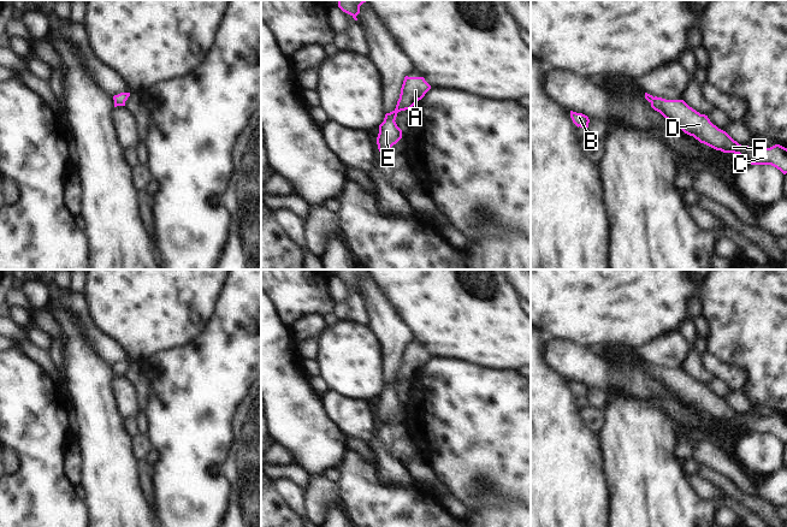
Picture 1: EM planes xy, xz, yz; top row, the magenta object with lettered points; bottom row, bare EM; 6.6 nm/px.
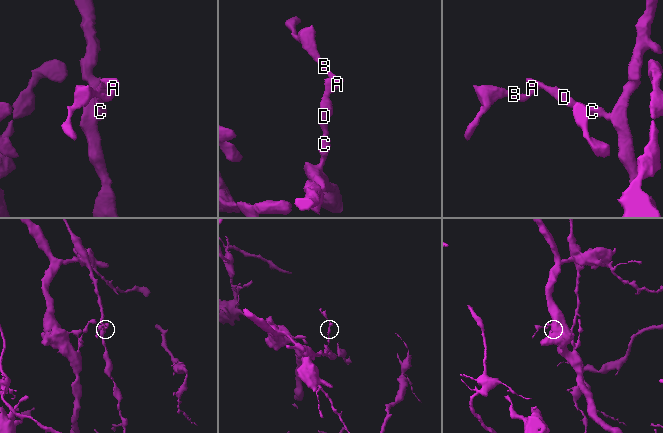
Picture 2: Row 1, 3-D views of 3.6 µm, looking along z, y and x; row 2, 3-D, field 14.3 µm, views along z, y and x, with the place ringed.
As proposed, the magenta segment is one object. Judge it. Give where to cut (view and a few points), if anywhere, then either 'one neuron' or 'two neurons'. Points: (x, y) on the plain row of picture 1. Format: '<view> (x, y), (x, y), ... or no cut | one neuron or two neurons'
no cut | one neuron

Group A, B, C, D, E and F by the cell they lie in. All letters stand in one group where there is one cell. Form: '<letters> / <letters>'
A B C D E F

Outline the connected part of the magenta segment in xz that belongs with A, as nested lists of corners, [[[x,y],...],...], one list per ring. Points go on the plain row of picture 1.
[[[404,347],[396,378],[386,383],[384,391],[379,395],[377,414],[380,424],[389,424],[391,416],[402,408],[402,399],[395,391],[397,383],[410,379],[430,359],[431,355],[424,347]]]

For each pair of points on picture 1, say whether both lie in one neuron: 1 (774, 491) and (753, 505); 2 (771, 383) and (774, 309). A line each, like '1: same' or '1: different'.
1: different
2: same

